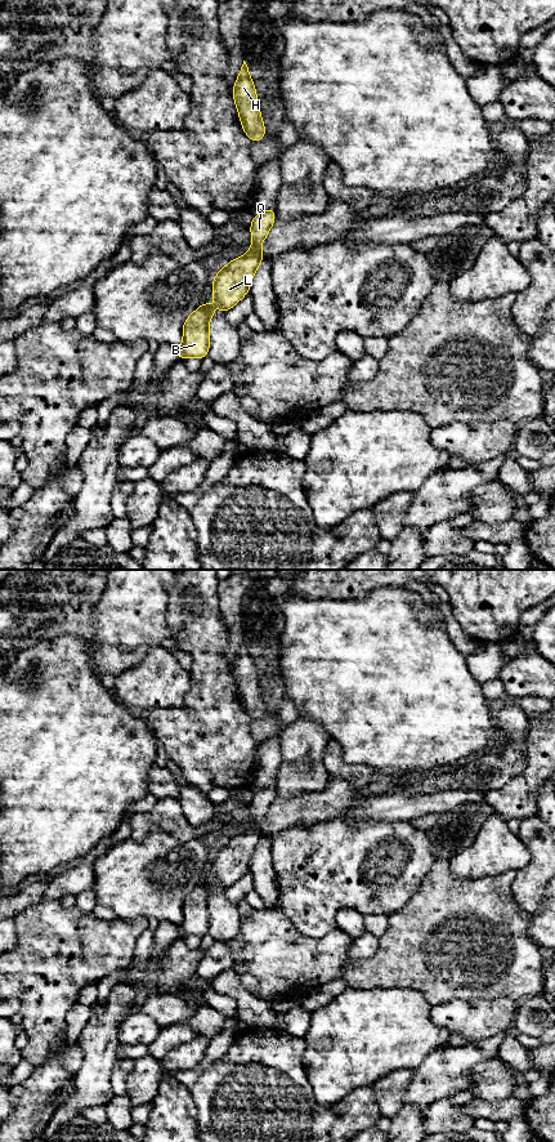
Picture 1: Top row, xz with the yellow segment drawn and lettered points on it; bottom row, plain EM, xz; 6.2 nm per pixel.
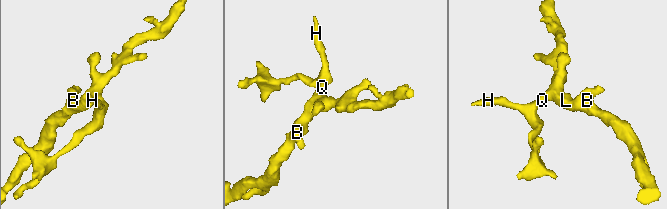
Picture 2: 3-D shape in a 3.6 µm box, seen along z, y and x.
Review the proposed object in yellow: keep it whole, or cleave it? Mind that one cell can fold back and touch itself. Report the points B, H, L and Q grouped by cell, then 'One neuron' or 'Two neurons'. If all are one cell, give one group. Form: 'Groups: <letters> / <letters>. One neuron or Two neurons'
Groups: B H L Q. One neuron

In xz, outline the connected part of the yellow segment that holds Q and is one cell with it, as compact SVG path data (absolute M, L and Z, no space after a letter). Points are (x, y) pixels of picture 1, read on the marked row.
M274 206L265 213L254 215L254 220L249 227L254 242L249 247L247 254L234 258L214 276L211 294L220 308L220 313L224 315L249 294L251 280L265 255L260 249L260 244L267 238L274 222Z

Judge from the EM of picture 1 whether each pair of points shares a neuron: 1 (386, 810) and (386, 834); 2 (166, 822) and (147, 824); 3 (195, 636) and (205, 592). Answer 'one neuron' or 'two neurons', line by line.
1: two neurons
2: one neuron
3: one neuron

